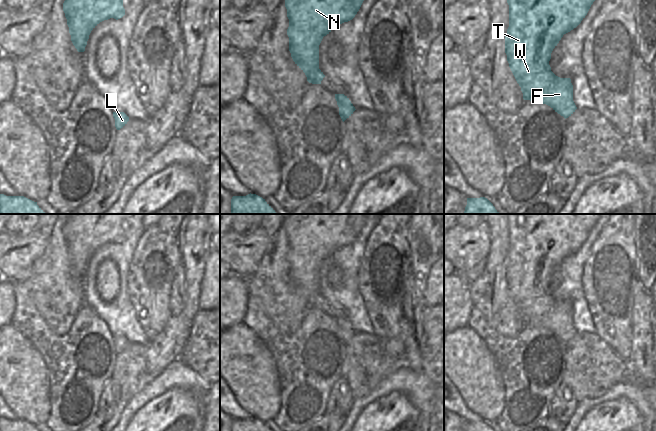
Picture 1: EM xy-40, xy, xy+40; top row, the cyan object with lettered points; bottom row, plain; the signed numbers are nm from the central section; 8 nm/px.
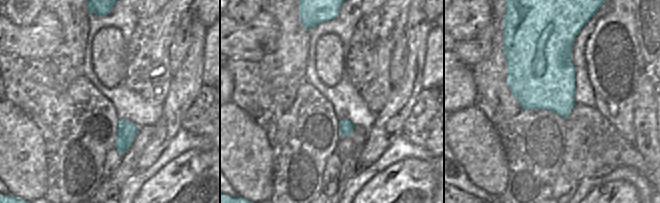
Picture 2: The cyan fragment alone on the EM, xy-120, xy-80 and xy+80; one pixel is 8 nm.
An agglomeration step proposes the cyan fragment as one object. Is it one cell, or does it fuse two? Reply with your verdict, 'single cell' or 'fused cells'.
single cell

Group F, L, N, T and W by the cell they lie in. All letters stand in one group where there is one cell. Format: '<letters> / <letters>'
F L N T W

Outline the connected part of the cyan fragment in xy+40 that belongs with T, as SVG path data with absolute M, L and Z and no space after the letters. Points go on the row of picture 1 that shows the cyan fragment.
M507 0L509 27L505 53L509 67L521 87L524 100L550 106L565 119L577 109L570 78L556 76L549 65L551 53L564 34L576 28L595 0Z

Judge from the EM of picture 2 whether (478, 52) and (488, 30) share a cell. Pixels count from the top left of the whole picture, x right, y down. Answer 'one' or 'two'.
one

